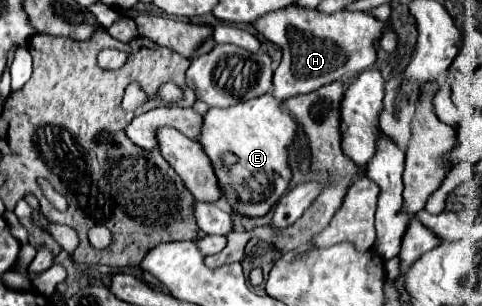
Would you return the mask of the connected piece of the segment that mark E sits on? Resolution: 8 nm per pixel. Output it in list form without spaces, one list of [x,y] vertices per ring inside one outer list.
[[[273,95],[237,103],[229,109],[209,109],[199,143],[209,155],[223,189],[223,199],[245,217],[267,215],[291,181],[289,153],[297,139],[299,123],[281,109]]]

